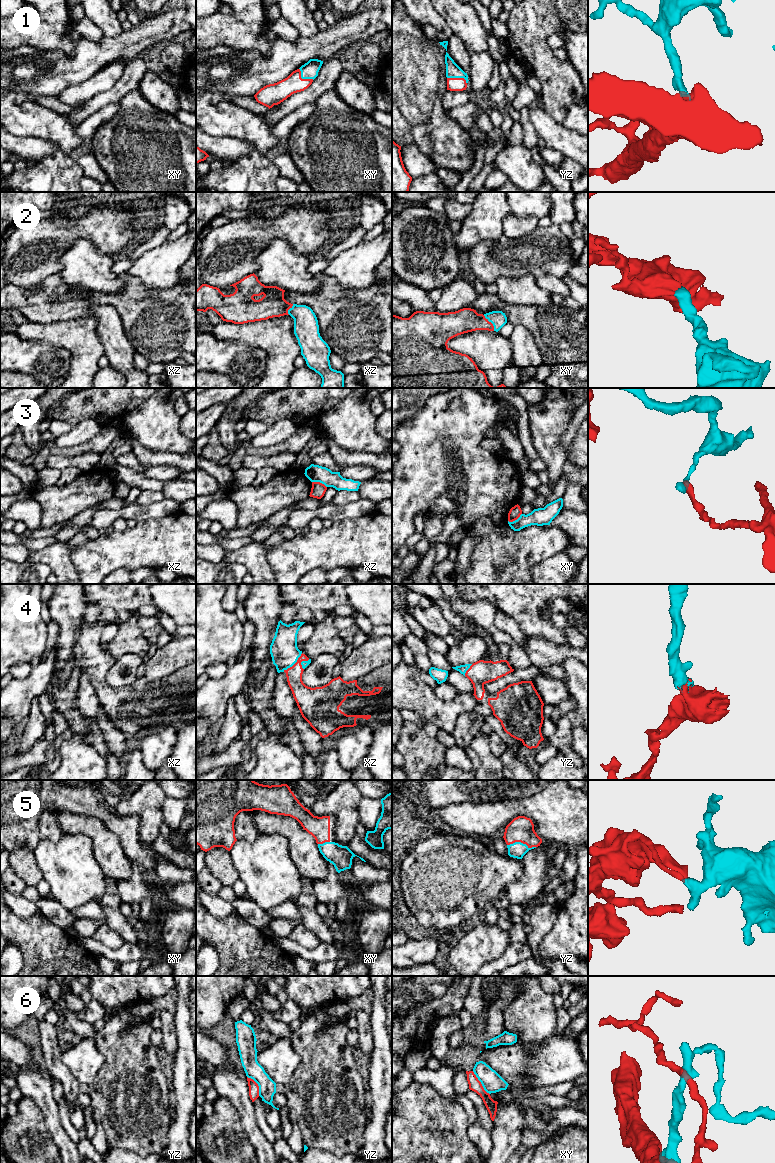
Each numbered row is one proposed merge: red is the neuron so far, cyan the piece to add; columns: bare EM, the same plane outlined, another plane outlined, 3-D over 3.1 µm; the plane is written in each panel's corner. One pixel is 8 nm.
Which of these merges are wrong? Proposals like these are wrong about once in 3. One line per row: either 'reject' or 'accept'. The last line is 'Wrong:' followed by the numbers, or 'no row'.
1: accept
2: accept
3: reject
4: accept
5: accept
6: reject
Wrong: 3, 6

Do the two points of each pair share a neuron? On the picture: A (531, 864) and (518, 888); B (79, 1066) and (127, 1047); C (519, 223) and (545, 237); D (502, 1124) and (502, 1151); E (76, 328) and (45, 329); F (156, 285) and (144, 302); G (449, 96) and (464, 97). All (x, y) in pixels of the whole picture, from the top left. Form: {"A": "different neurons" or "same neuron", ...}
{"A": "same neuron", "B": "different neurons", "C": "different neurons", "D": "same neuron", "E": "same neuron", "F": "different neurons", "G": "same neuron"}

